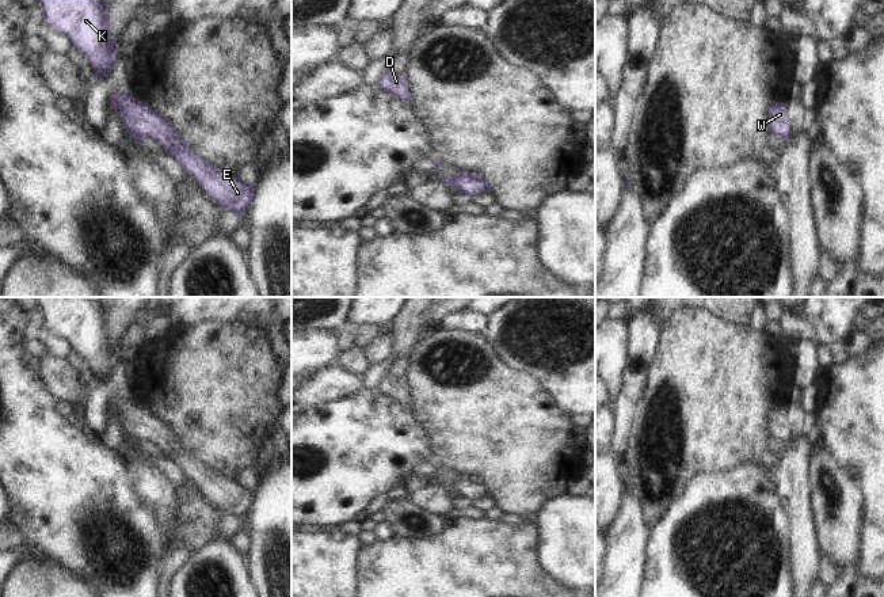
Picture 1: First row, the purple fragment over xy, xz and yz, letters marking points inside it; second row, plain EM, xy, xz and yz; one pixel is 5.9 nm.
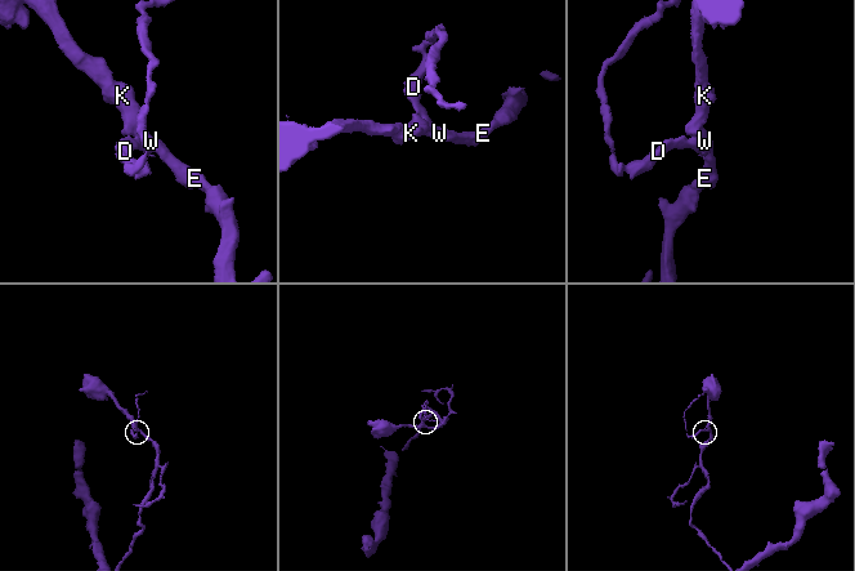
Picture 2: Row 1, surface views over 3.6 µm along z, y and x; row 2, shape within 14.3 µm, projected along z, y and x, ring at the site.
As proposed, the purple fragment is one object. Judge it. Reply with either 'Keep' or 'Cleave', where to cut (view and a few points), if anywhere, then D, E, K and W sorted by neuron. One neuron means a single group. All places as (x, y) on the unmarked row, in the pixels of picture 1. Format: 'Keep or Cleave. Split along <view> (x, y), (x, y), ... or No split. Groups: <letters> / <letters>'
Cleave. Split along xz (456, 479), (453, 491). Groups: D / E K W.

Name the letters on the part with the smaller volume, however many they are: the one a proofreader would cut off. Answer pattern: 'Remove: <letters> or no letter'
Remove: D.

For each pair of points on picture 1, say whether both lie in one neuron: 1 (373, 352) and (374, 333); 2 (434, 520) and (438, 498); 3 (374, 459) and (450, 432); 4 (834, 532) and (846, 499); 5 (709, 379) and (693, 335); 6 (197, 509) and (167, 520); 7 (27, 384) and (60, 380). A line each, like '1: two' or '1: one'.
1: two
2: two
3: two
4: one
5: one
6: two
7: two

